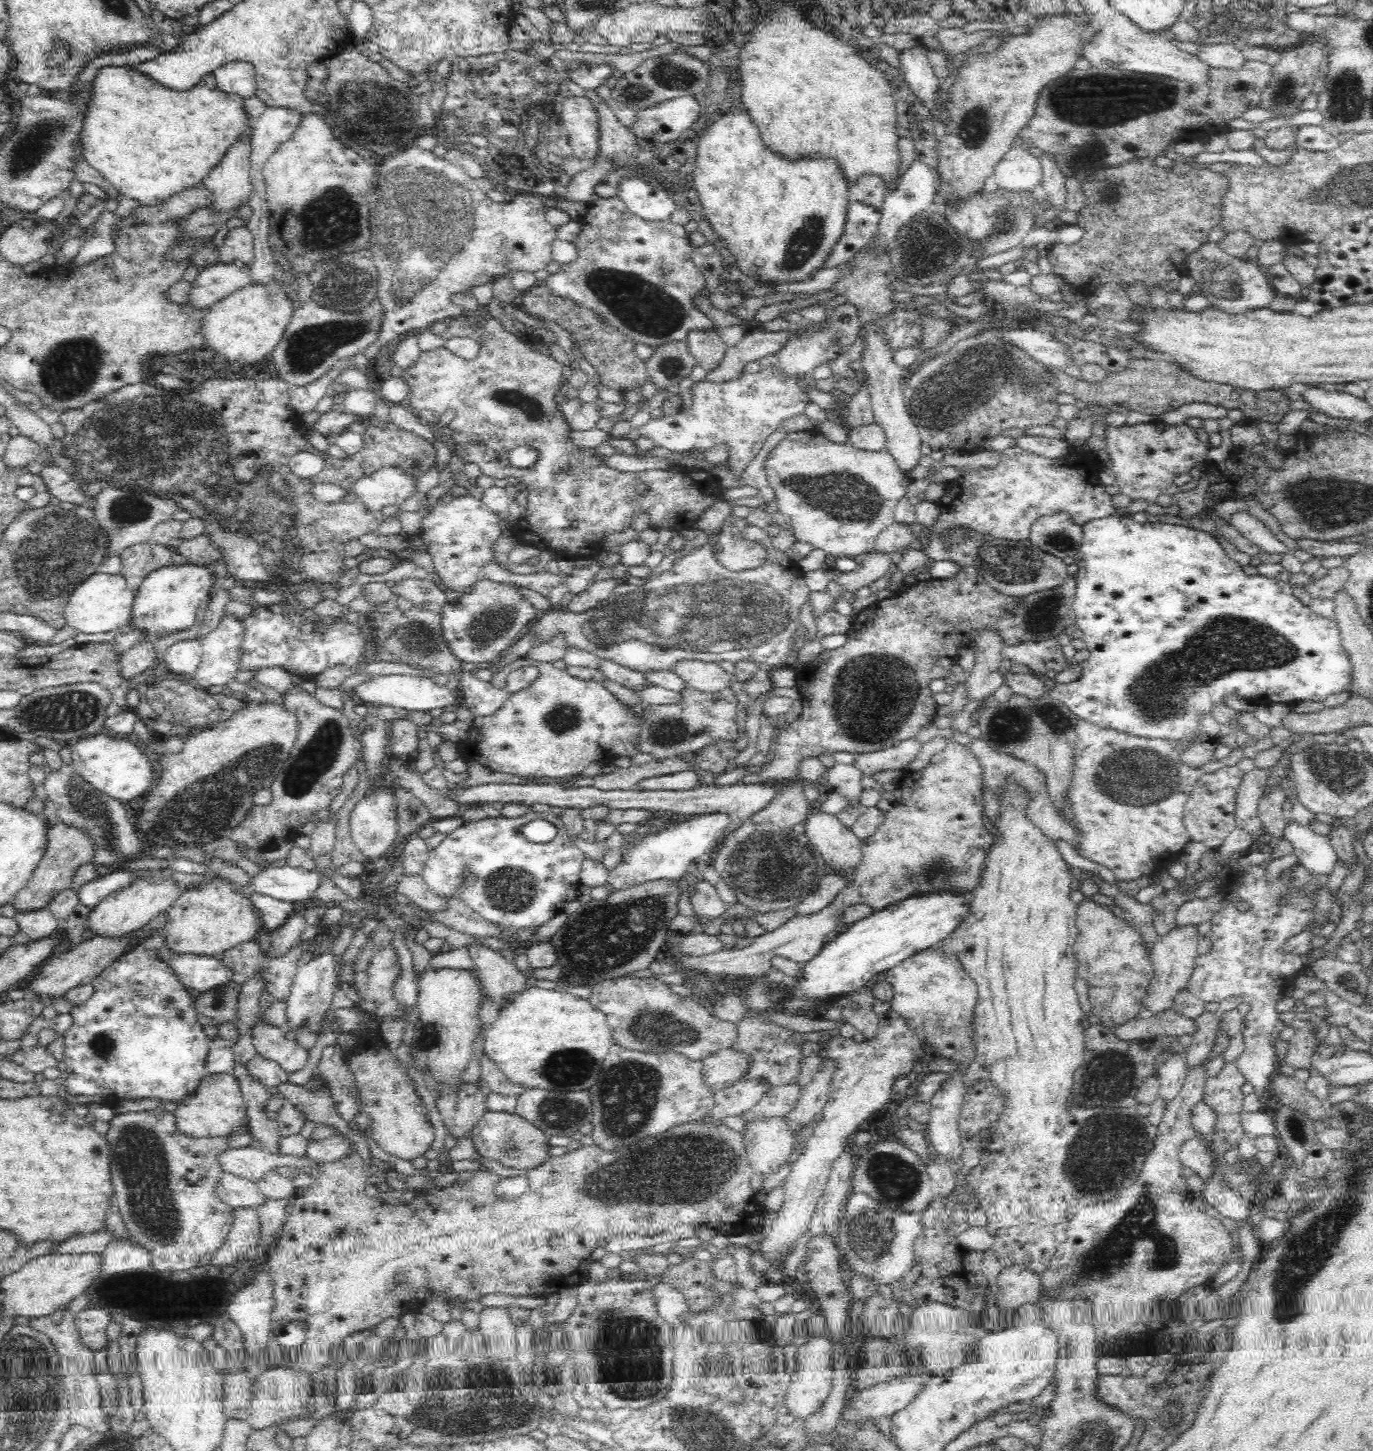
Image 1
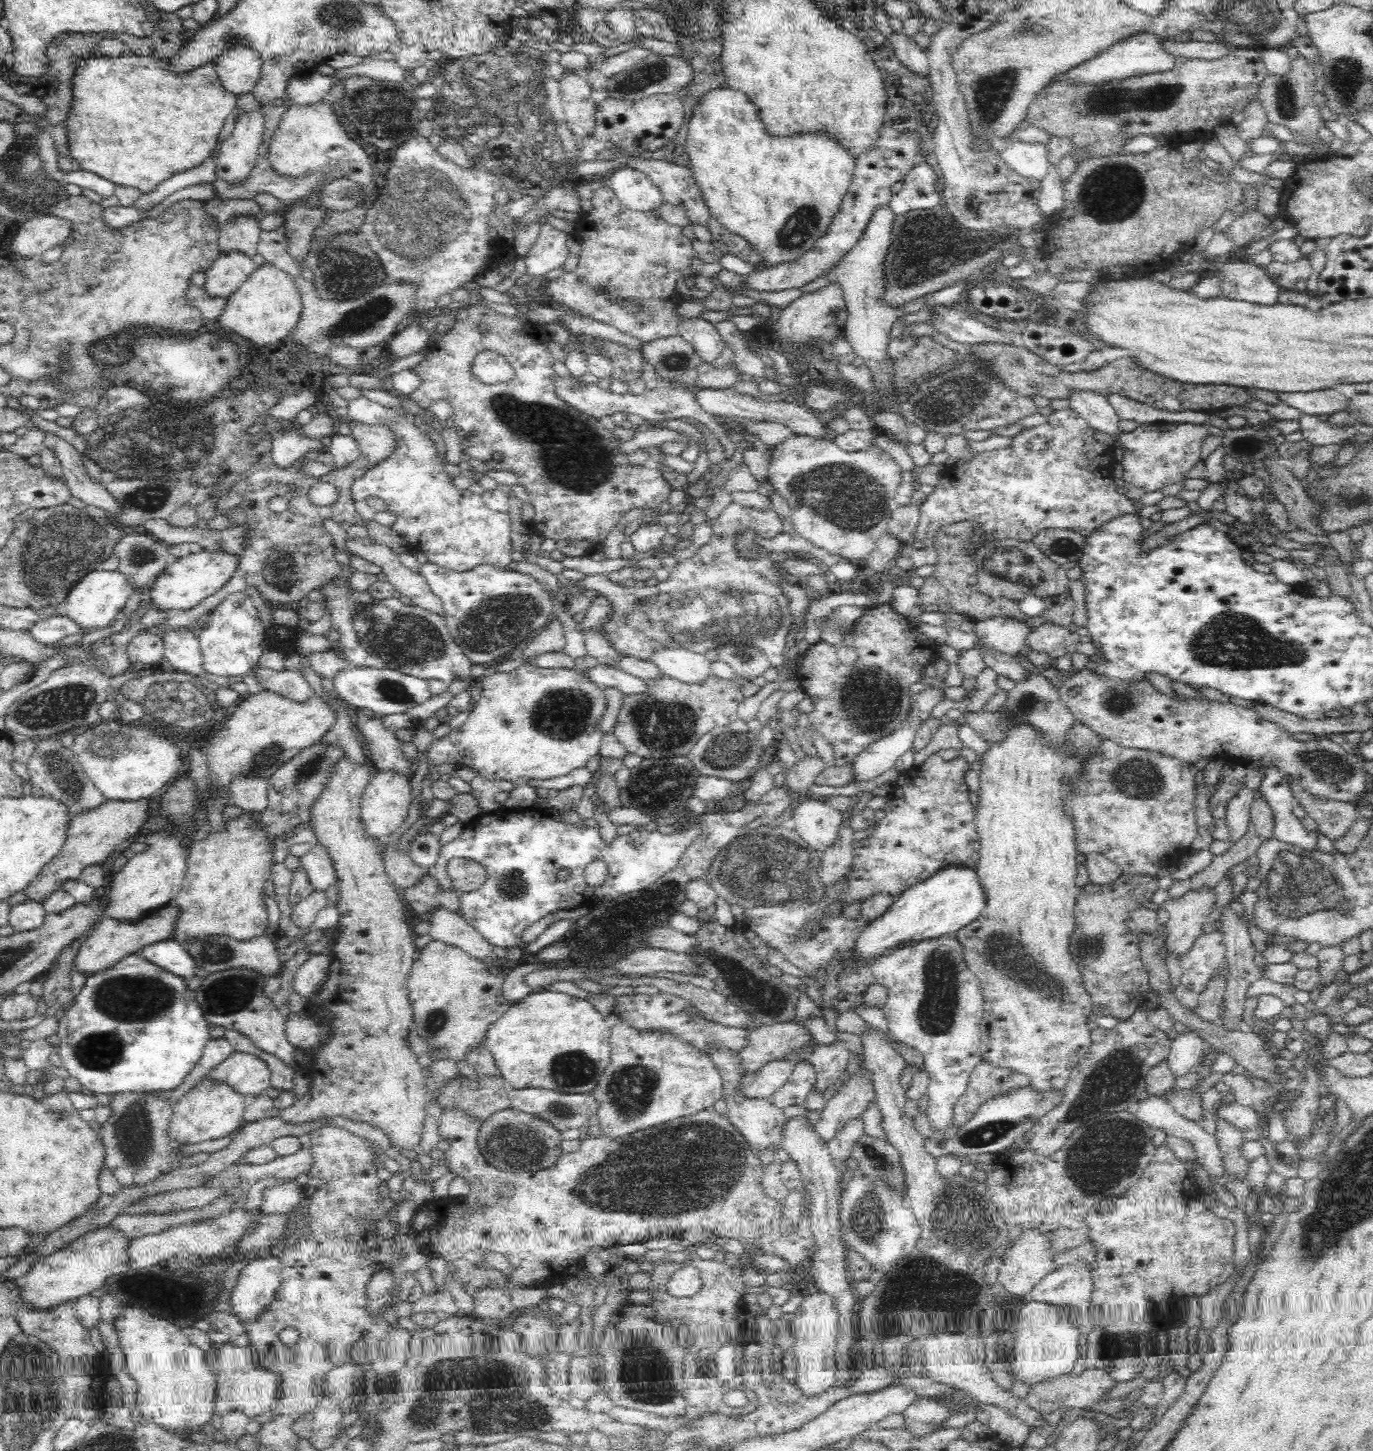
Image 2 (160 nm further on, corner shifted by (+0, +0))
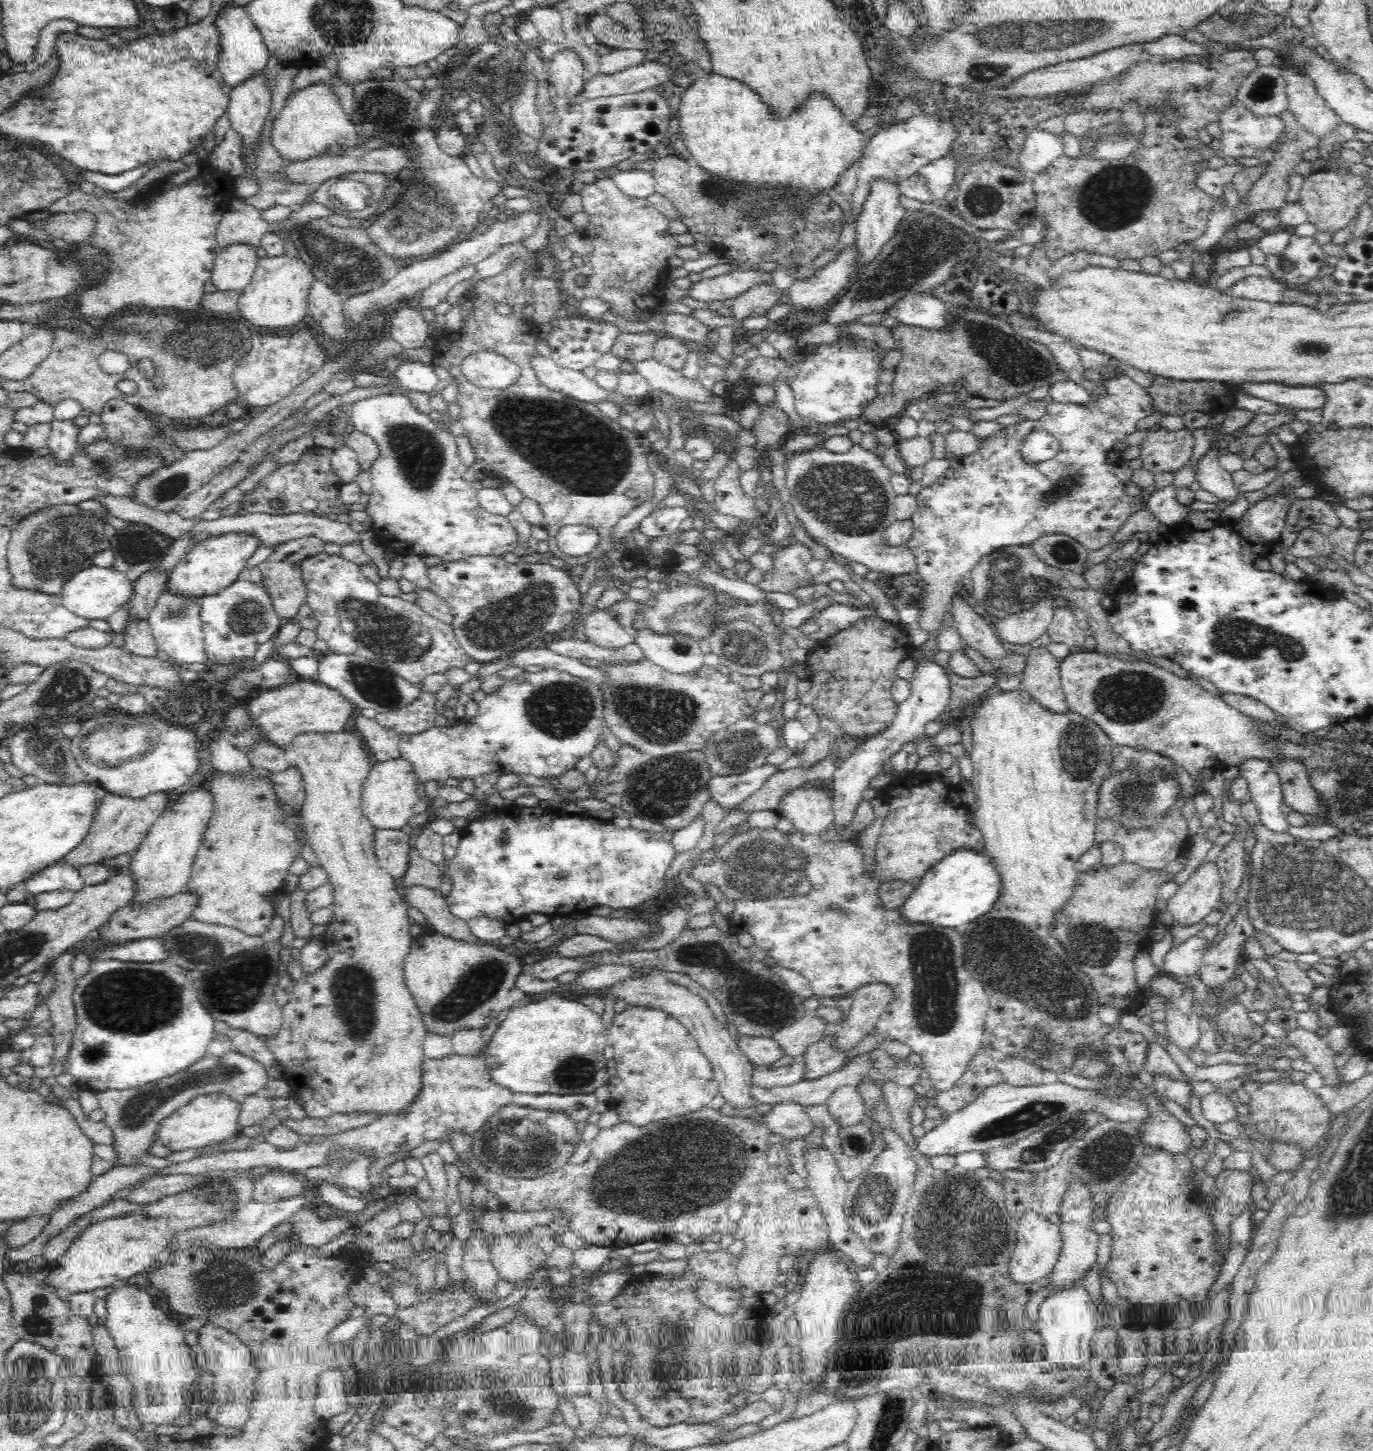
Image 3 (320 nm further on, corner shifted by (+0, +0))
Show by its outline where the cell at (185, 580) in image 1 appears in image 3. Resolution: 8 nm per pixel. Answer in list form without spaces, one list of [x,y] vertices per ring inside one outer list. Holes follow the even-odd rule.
[[[224,534],[203,539],[188,548],[184,558],[171,568],[164,586],[166,592],[182,599],[202,599],[218,594],[239,579],[248,559],[258,548],[256,538],[249,534]]]

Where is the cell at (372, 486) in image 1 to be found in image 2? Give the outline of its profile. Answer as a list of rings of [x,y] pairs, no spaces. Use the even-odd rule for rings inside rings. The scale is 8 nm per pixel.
[[[360,396],[348,401],[348,419],[361,423],[392,423],[398,433],[399,446],[386,461],[366,471],[353,480],[352,498],[356,502],[364,498],[380,498],[388,511],[396,513],[392,529],[400,533],[408,543],[410,551],[426,554],[427,562],[452,572],[468,572],[478,565],[487,564],[494,568],[507,568],[513,561],[508,513],[493,511],[482,496],[469,489],[458,489],[442,467],[444,455],[438,440],[428,441],[411,423],[412,414],[400,416],[384,408],[371,398]]]

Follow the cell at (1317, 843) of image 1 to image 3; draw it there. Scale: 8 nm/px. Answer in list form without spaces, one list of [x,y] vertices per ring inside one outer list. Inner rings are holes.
[[[1246,760],[1238,764],[1238,768],[1239,774],[1249,783],[1249,799],[1258,806],[1262,825],[1275,834],[1287,835],[1290,824],[1280,810],[1283,787],[1270,761]]]

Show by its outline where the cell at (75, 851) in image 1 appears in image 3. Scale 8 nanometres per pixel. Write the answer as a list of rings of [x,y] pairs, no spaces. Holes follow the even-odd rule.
[[[155,793],[140,800],[118,797],[105,794],[100,798],[100,804],[95,809],[94,818],[90,822],[88,833],[82,842],[62,856],[58,865],[68,865],[78,871],[80,868],[99,864],[106,858],[114,858],[118,855],[132,855],[136,848],[142,844],[145,834],[156,823],[156,820],[167,810],[168,796],[164,793]]]

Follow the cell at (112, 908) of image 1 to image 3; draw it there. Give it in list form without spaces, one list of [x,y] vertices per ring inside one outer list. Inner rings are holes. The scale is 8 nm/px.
[[[204,788],[180,794],[178,801],[166,810],[150,828],[142,844],[132,853],[129,877],[133,882],[130,903],[148,904],[186,891],[192,862],[214,813],[213,796]]]

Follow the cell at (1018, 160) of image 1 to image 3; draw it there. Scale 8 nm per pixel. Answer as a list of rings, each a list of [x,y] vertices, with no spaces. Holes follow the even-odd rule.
[[[1036,128],[1027,134],[1024,146],[1022,146],[1016,160],[1023,172],[1040,174],[1046,170],[1047,166],[1050,166],[1050,163],[1063,154],[1060,135]]]

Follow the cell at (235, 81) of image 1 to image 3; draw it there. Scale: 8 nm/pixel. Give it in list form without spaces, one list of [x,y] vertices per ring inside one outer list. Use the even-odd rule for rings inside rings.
[[[238,6],[238,8],[224,10],[217,22],[221,40],[218,70],[222,73],[223,81],[231,89],[261,74],[266,64],[268,64],[269,54],[262,42],[261,34],[251,23],[243,8],[244,6]]]

